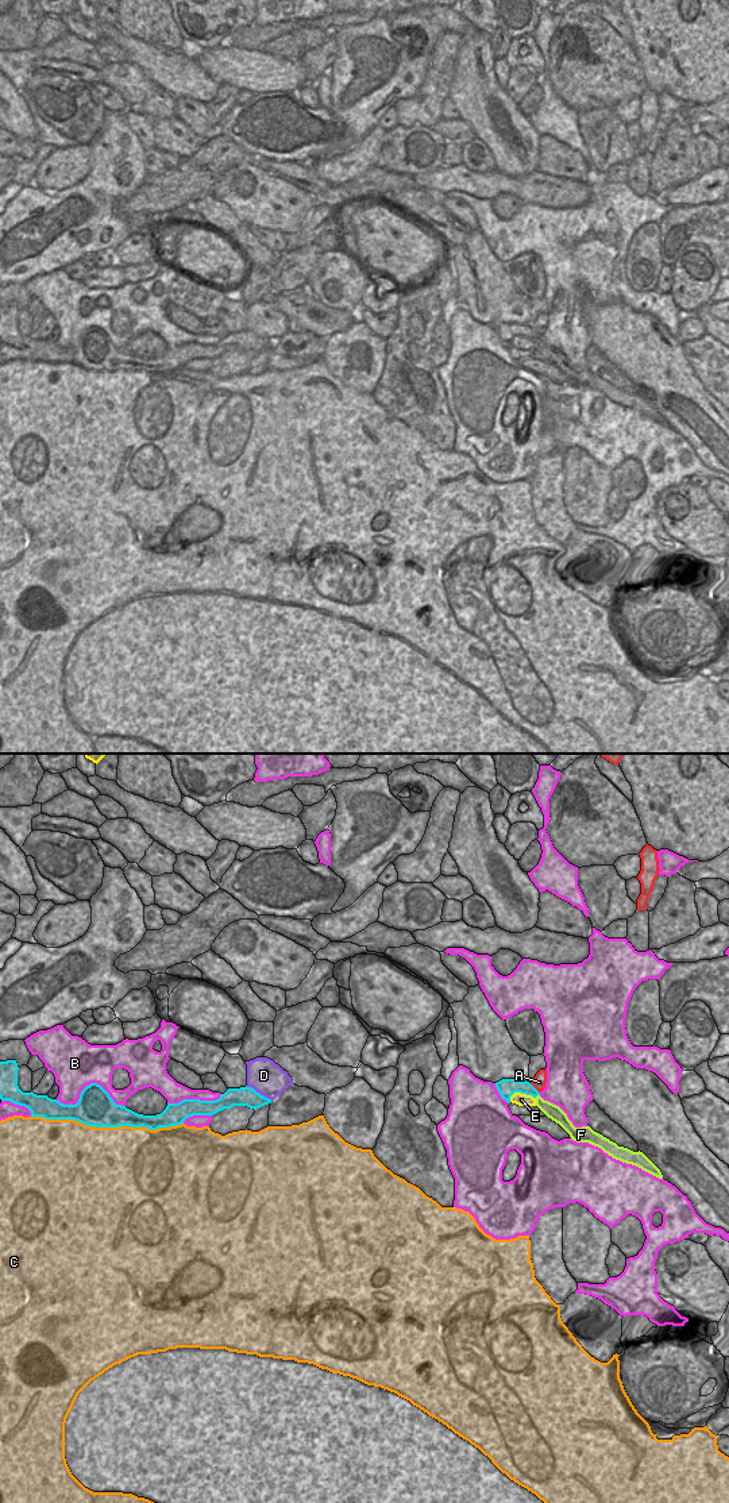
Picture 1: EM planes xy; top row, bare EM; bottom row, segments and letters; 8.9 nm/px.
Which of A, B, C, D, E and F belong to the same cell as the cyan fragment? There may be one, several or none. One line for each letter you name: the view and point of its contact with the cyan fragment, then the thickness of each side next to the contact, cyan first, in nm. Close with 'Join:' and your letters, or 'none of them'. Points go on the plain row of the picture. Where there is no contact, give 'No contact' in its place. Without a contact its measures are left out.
F: Touches cyan at xy (536, 339). Thickness 140 nm (cyan) against 140 nm
Join: F.

